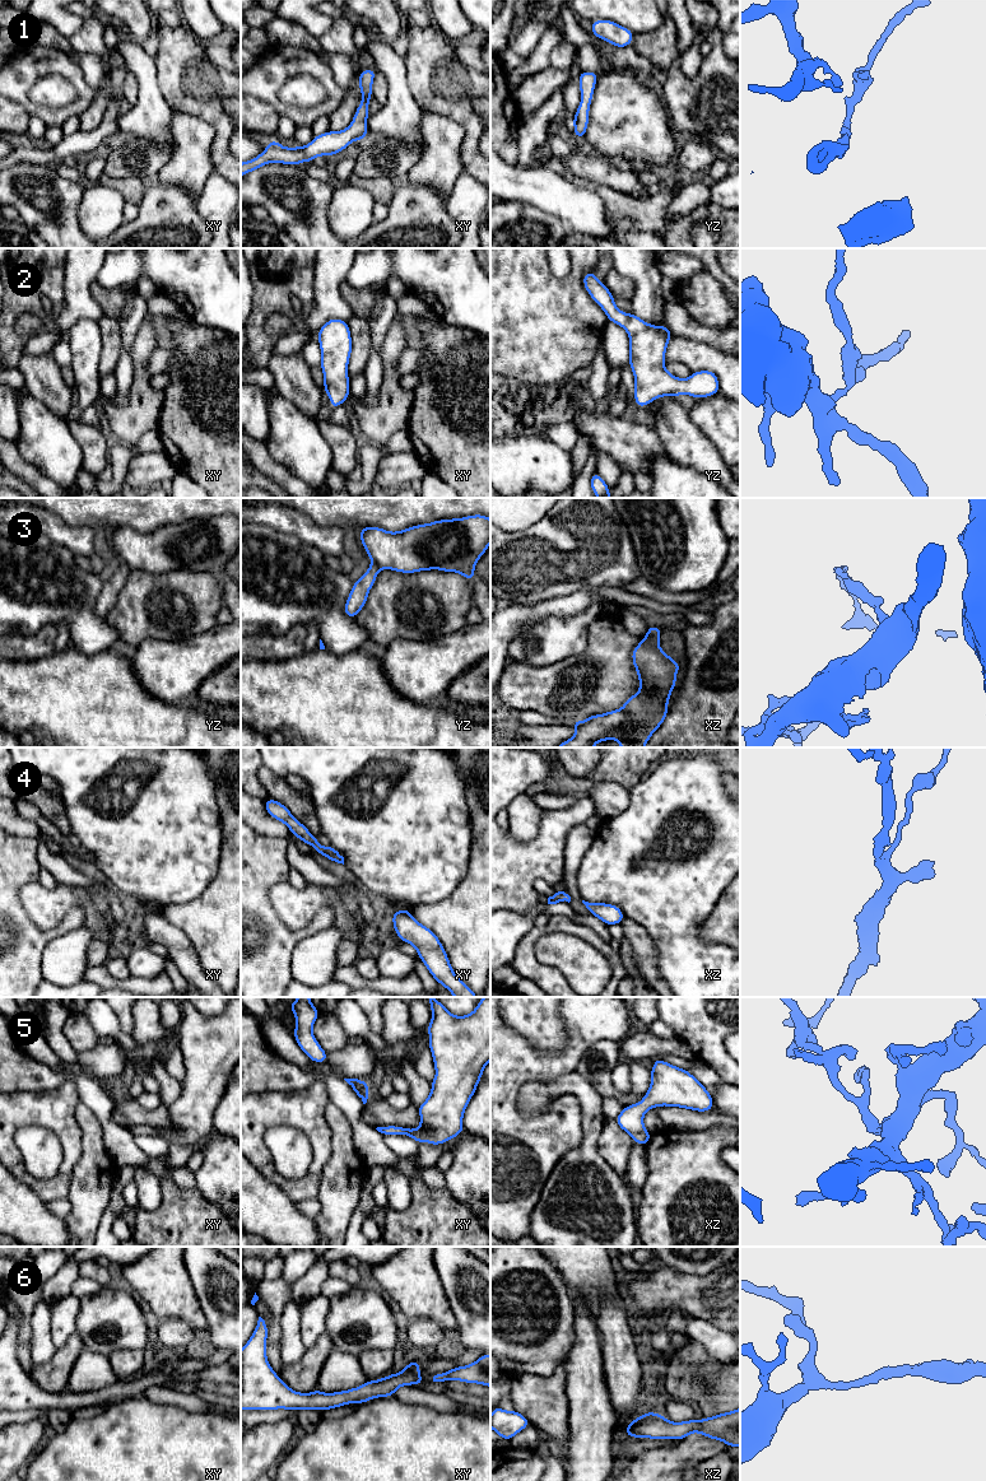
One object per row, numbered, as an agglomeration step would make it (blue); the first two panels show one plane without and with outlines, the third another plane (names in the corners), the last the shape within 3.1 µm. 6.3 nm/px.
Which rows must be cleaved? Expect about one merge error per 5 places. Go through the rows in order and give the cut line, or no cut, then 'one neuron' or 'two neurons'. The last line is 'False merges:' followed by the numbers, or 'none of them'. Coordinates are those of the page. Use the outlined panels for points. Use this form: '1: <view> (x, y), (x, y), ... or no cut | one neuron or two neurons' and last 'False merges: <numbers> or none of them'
1: no cut | one neuron
2: no cut | one neuron
3: xz (647, 634), (657, 637) | two neurons
4: no cut | one neuron
5: no cut | one neuron
6: no cut | one neuron
False merges: 3

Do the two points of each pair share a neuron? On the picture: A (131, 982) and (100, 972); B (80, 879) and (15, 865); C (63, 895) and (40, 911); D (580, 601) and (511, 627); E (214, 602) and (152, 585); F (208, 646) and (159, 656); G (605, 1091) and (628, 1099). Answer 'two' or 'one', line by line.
A: one
B: two
C: one
D: one
E: one
F: one
G: one

